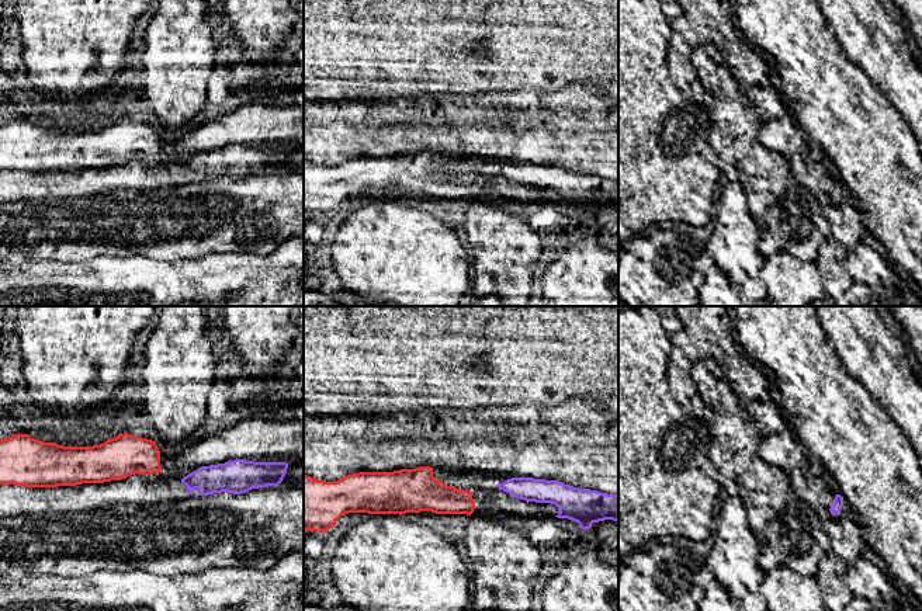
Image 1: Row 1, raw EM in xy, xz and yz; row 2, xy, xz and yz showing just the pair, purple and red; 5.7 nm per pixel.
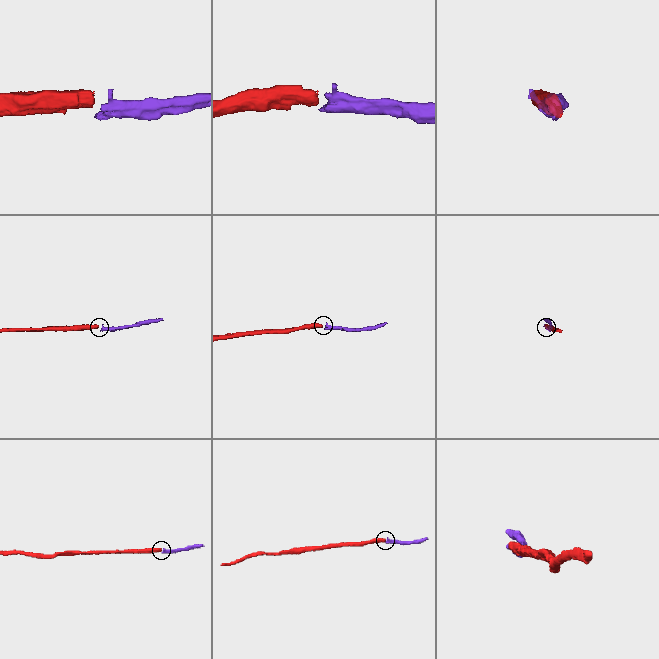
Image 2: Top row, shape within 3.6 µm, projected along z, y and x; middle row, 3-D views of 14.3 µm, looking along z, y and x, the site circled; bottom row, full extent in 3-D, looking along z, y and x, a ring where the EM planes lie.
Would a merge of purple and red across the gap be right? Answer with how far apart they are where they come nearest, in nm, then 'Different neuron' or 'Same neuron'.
Distance 130 nm. Different neuron

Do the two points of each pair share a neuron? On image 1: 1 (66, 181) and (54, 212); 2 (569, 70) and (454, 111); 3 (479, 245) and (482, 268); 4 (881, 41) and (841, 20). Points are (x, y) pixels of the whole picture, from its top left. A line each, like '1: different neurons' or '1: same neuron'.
1: different neurons
2: different neurons
3: same neuron
4: same neuron

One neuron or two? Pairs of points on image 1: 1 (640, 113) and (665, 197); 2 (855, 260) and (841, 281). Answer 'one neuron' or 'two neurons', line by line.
1: one neuron
2: two neurons

